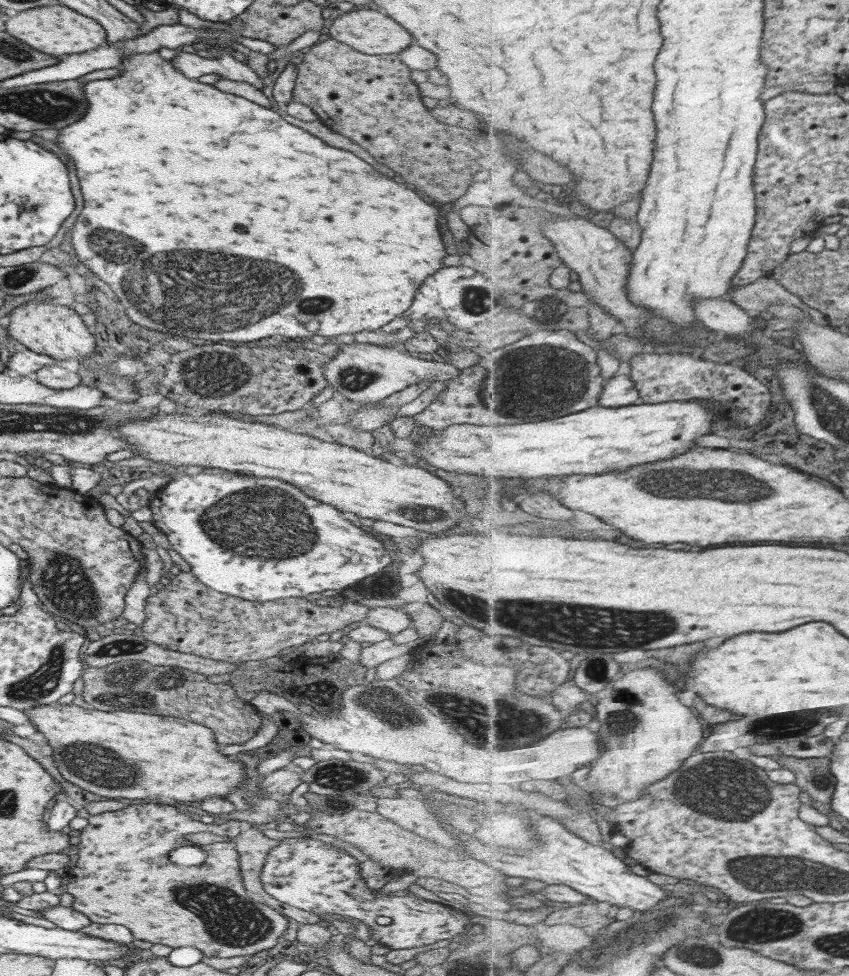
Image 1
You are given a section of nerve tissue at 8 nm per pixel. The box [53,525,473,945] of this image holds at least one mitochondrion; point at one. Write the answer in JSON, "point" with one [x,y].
{"point":[96,764]}

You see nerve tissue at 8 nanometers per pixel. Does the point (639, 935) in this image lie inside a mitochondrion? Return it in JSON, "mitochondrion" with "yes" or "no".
{"mitochondrion":"yes"}

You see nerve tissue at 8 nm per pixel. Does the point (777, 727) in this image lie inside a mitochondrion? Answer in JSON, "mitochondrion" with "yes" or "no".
{"mitochondrion":"yes"}

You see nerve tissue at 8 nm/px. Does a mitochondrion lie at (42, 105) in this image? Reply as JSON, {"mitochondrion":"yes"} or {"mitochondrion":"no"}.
{"mitochondrion":"yes"}

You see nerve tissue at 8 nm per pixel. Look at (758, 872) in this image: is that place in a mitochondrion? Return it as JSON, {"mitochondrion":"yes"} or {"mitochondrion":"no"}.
{"mitochondrion":"yes"}

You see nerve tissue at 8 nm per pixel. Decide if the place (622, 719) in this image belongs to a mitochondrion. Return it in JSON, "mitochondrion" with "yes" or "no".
{"mitochondrion":"yes"}

